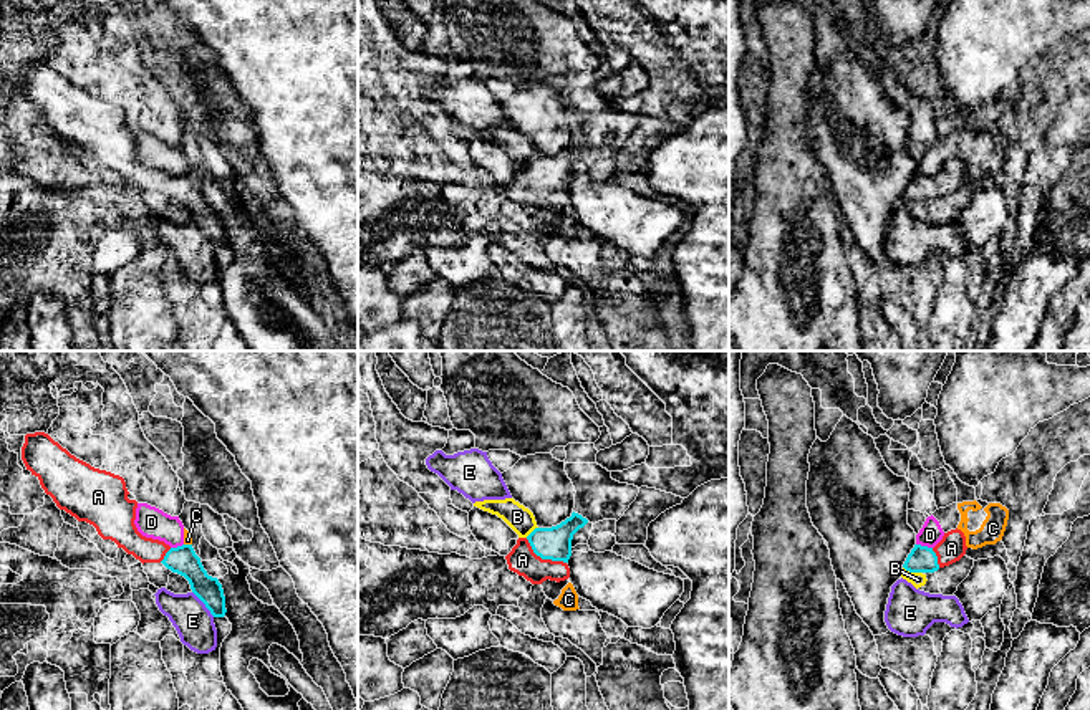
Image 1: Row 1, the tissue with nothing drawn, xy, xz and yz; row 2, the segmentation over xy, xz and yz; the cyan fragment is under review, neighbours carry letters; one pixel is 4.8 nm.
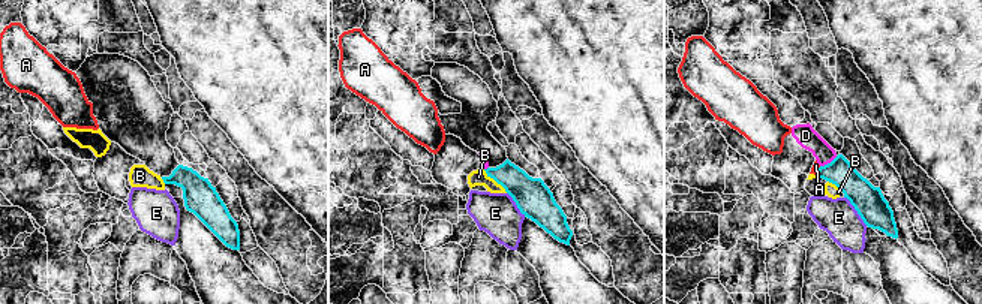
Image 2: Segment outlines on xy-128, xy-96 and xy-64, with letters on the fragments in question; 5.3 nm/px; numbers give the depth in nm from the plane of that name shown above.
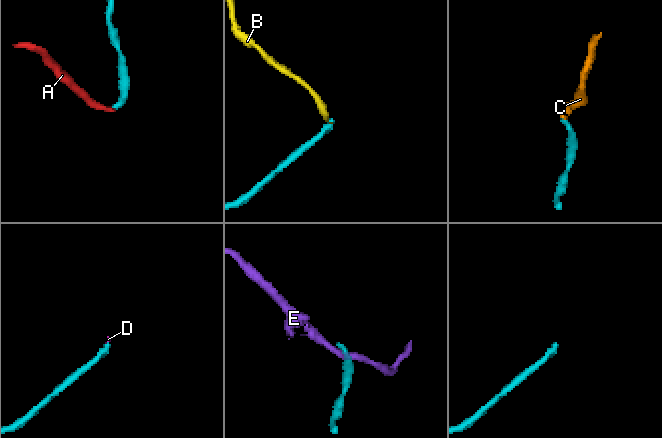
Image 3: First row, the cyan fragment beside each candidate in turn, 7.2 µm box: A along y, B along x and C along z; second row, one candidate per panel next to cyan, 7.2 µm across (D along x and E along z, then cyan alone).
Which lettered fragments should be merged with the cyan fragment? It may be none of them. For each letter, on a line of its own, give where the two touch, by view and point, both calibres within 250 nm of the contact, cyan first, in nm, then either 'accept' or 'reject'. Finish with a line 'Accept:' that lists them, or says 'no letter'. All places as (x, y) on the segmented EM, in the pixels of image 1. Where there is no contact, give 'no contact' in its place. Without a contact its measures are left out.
A: meets cyan in xz at (544, 558); 160 nm thick on the cyan side, 140 nm on the other; accept
B: meets cyan in yz at (913, 571); 130 nm thick on the cyan side, 70 nm on the other; reject
C: meets cyan in xy at (188, 545); 140 nm thick on the cyan side, 50 nm on the other; reject
D: meets cyan in yz at (925, 546); 130 nm thick on the cyan side, 110 nm on the other; reject
E: meets cyan in xy at (204, 603); 140 nm thick on the cyan side, 190 nm on the other; reject
Accept: A

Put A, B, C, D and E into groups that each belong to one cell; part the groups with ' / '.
A / B / C D / E

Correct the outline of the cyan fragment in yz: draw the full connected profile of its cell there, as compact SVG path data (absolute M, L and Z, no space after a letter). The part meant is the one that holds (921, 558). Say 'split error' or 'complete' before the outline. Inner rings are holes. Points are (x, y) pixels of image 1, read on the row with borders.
split error | M956 528L944 533L934 548L914 544L903 568L909 573L934 573L959 561L966 554L966 549L966 536Z

